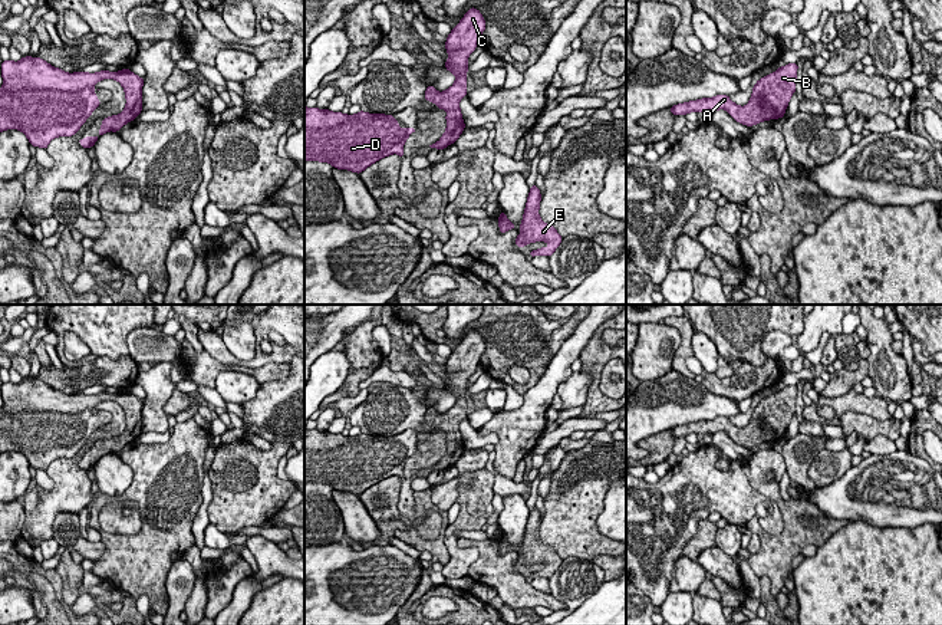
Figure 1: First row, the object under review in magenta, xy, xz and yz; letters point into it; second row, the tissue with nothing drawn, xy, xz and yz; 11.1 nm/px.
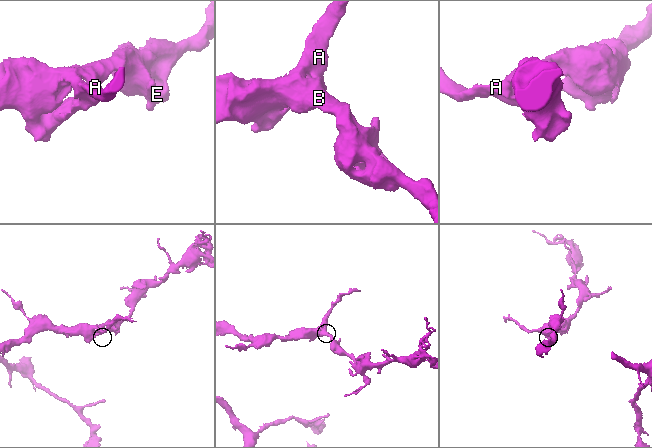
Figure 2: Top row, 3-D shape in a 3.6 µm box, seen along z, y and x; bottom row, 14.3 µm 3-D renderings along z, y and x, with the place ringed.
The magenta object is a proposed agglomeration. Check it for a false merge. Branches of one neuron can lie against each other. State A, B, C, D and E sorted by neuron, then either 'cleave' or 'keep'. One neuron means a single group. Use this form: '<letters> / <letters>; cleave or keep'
A B C D E; keep

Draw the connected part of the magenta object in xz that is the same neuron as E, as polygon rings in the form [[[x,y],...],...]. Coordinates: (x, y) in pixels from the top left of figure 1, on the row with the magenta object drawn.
[[[534,184],[528,193],[526,210],[523,214],[523,221],[520,224],[521,233],[516,239],[516,246],[524,247],[528,243],[546,241],[550,244],[549,247],[533,250],[530,251],[530,256],[550,257],[554,253],[554,250],[559,247],[563,239],[553,226],[546,224],[540,218],[538,216],[540,200],[541,200],[540,190]]]

